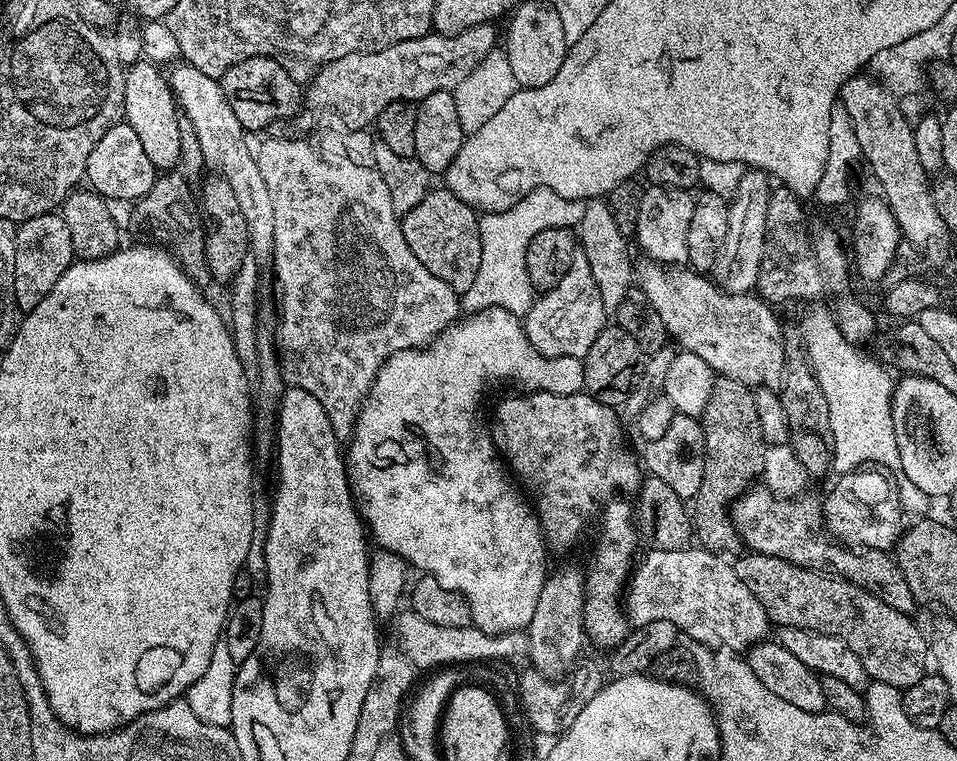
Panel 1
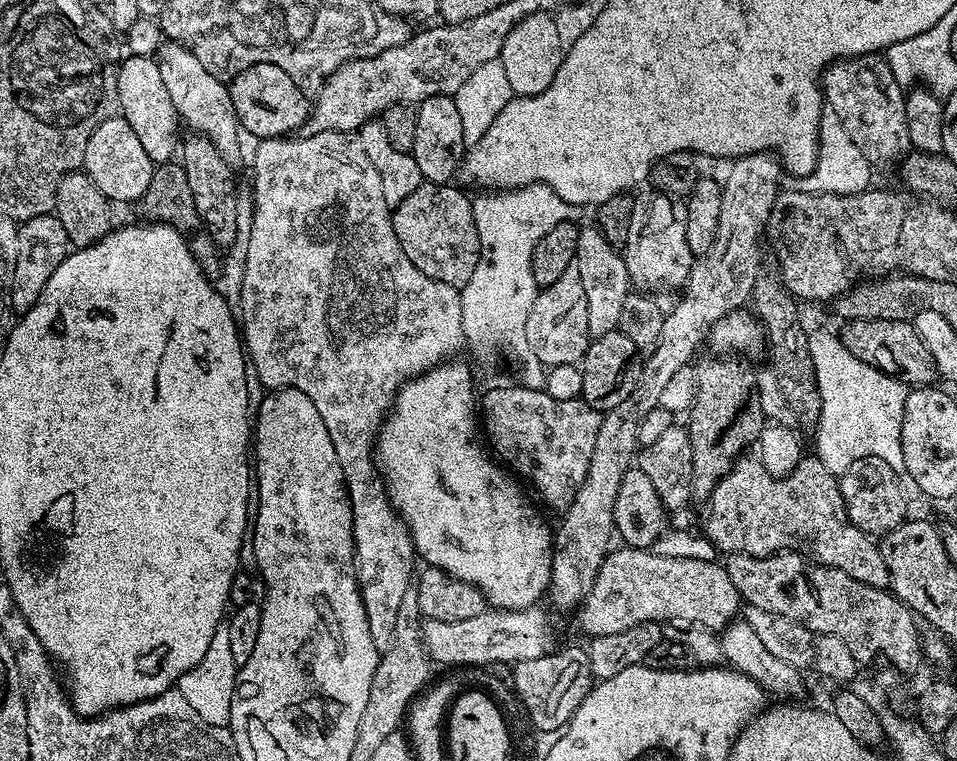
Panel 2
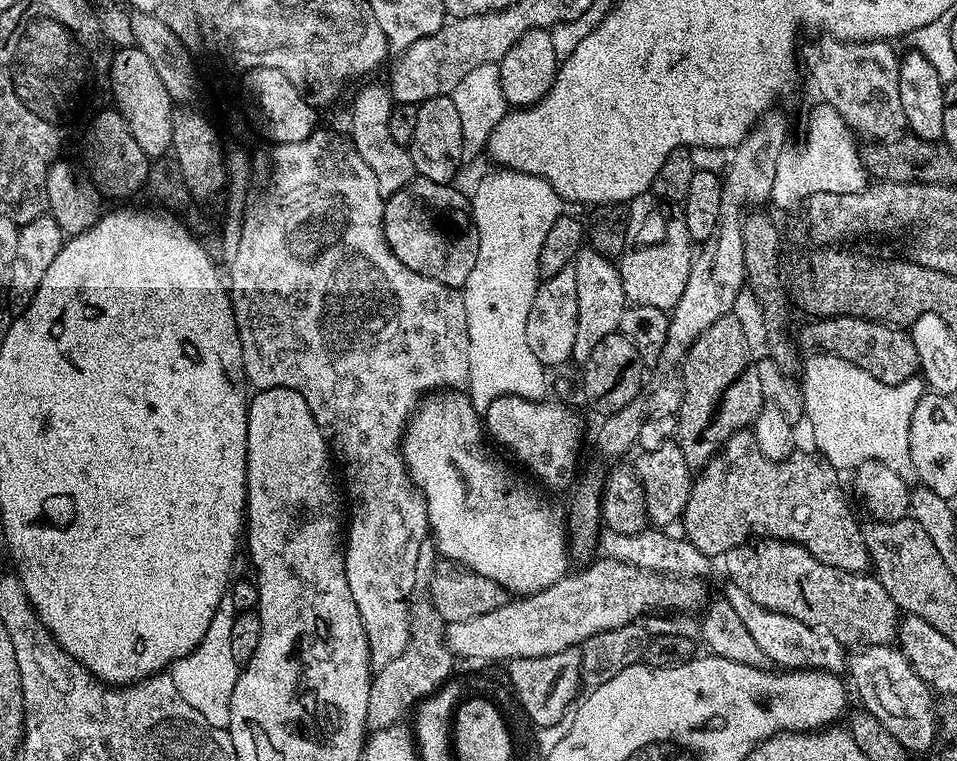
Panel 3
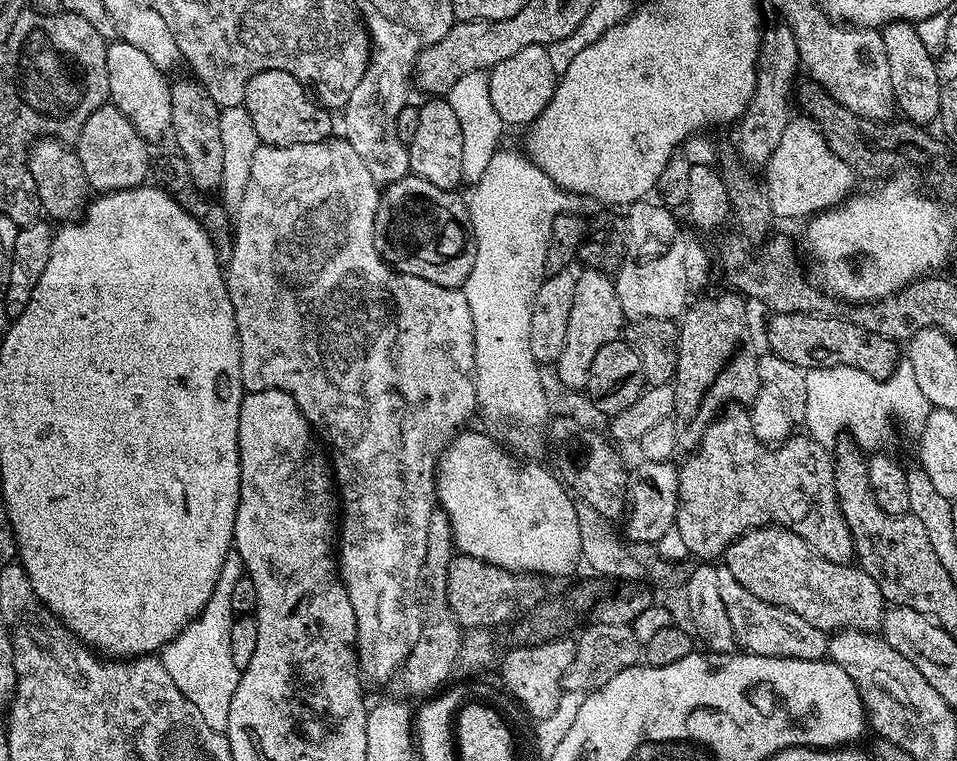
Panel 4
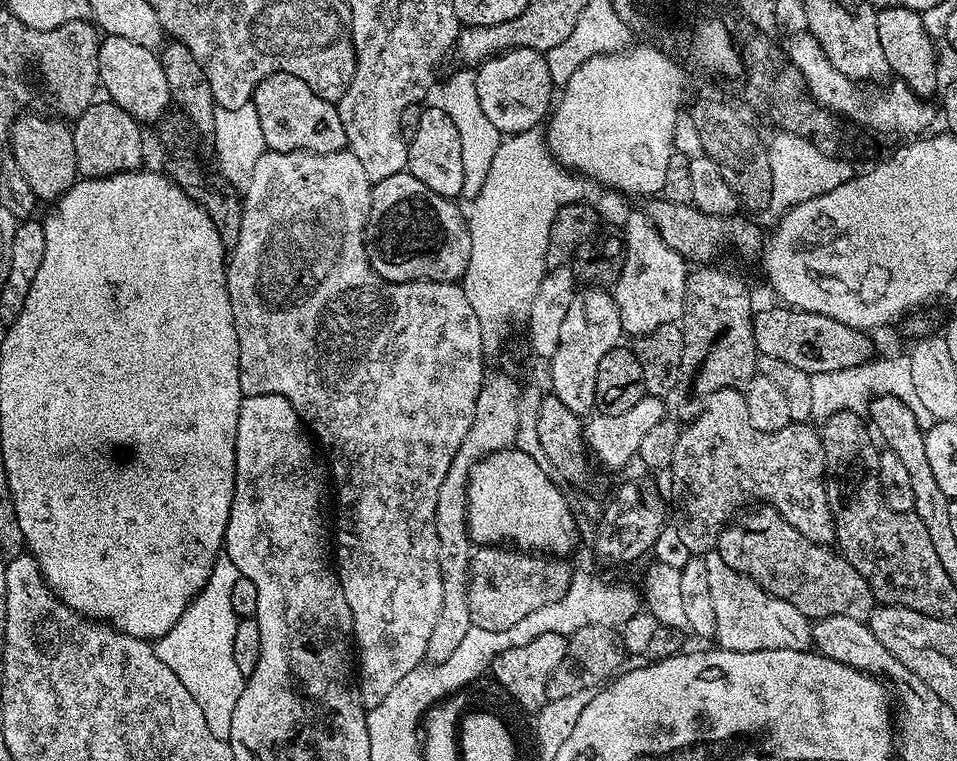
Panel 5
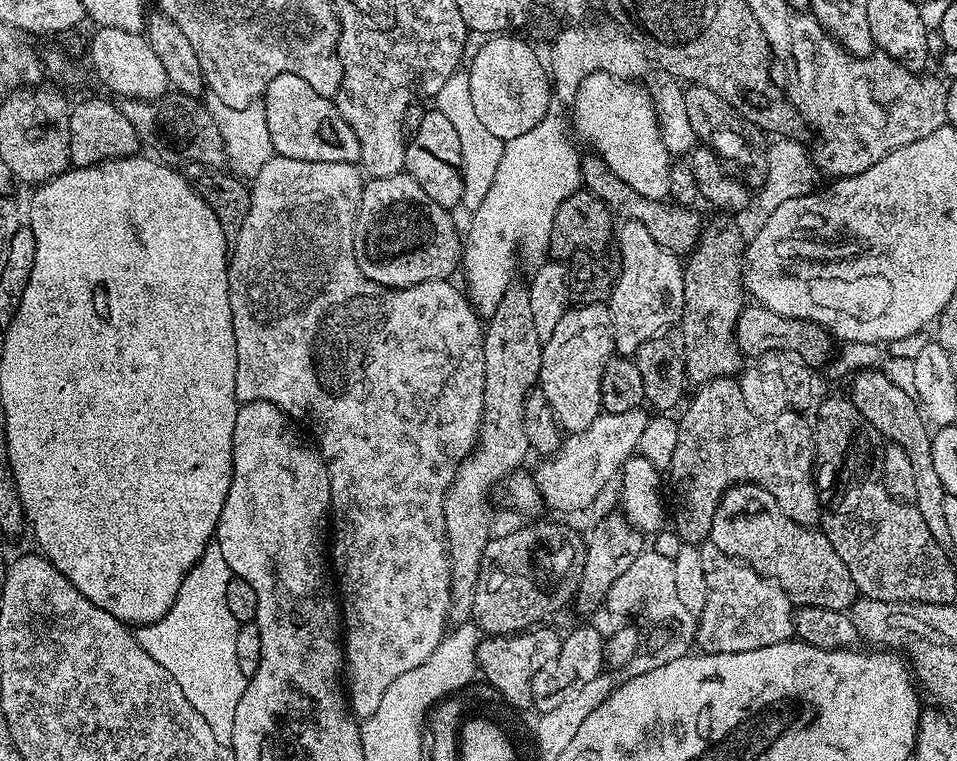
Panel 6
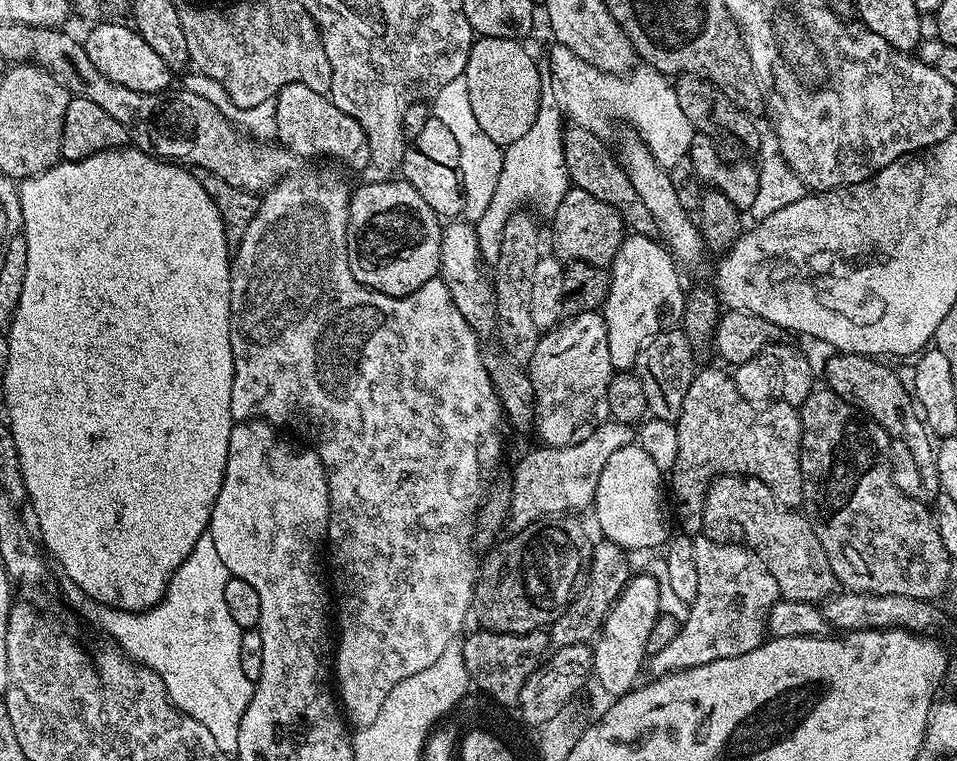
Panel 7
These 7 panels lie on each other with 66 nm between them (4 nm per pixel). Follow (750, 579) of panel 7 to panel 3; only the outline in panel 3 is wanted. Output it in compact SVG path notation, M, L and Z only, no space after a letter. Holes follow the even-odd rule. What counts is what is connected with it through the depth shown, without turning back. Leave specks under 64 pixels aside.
M733 583L727 585L726 598L738 618L742 618L746 631L758 642L762 649L765 661L772 660L780 670L807 670L809 672L835 672L843 673L846 668L846 648L834 634L830 634L825 628L815 628L798 618L790 618L781 612L766 610L746 594L746 590L738 590Z

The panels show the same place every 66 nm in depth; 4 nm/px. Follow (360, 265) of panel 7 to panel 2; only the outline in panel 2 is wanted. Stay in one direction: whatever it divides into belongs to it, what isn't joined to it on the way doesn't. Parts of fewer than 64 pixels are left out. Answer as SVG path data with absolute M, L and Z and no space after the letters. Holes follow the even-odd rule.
M451 183L420 184L418 190L410 194L398 207L391 209L394 234L398 234L398 242L402 246L402 254L422 270L430 278L438 282L446 282L451 288L461 289L466 282L470 282L470 274L478 266L480 257L480 243L478 242L478 226L474 226L474 214L472 213L472 200L464 197L458 189L452 188Z

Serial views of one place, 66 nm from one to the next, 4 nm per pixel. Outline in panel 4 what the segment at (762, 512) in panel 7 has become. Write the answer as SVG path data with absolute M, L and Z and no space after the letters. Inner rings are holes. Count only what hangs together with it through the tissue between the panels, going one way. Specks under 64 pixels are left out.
M775 526L750 530L733 540L732 545L724 552L722 564L730 570L730 574L734 574L738 582L742 582L742 586L746 586L746 590L750 590L750 594L754 594L754 598L762 598L762 602L782 606L798 614L798 618L806 618L810 626L818 626L823 632L831 634L842 628L876 632L884 620L886 601L882 590L878 590L878 582L874 582L870 574L863 572L855 563L839 564L822 558L793 532Z

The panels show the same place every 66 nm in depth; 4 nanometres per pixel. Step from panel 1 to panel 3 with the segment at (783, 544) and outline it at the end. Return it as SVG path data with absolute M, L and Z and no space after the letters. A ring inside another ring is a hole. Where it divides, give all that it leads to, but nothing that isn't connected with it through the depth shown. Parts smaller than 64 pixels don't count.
M751 431L735 432L730 439L724 441L716 455L708 461L705 468L699 469L698 475L693 479L690 498L682 517L683 535L698 550L702 550L703 554L713 558L723 557L732 548L757 538L782 540L802 546L826 566L847 572L867 573L870 561L864 541L864 528L856 521L856 516L844 497L844 488L840 485L841 473L815 451L800 451L793 451L785 460L771 460L766 458L766 454L762 454L762 450L758 450L756 437Z

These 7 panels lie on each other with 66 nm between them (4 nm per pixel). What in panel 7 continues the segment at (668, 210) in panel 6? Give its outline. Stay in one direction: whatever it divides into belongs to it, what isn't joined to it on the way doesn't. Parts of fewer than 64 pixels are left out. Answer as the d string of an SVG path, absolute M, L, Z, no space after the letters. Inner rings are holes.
M572 124L564 130L564 157L569 181L575 187L586 190L586 194L594 194L598 202L606 202L606 206L614 206L618 214L624 219L625 229L631 230L637 236L657 235L656 223L646 210L642 198L634 190L634 182L630 182L628 171L615 155L608 153L608 148L603 144L597 133L586 130L582 126Z

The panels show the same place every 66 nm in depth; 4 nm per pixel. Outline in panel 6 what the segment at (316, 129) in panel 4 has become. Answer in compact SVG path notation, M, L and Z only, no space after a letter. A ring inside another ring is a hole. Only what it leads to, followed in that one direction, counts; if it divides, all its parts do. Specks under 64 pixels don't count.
M278 74L269 82L262 97L262 111L275 155L298 158L302 162L356 164L359 161L358 138L350 130L350 122L342 118L331 99L318 94L298 74Z

